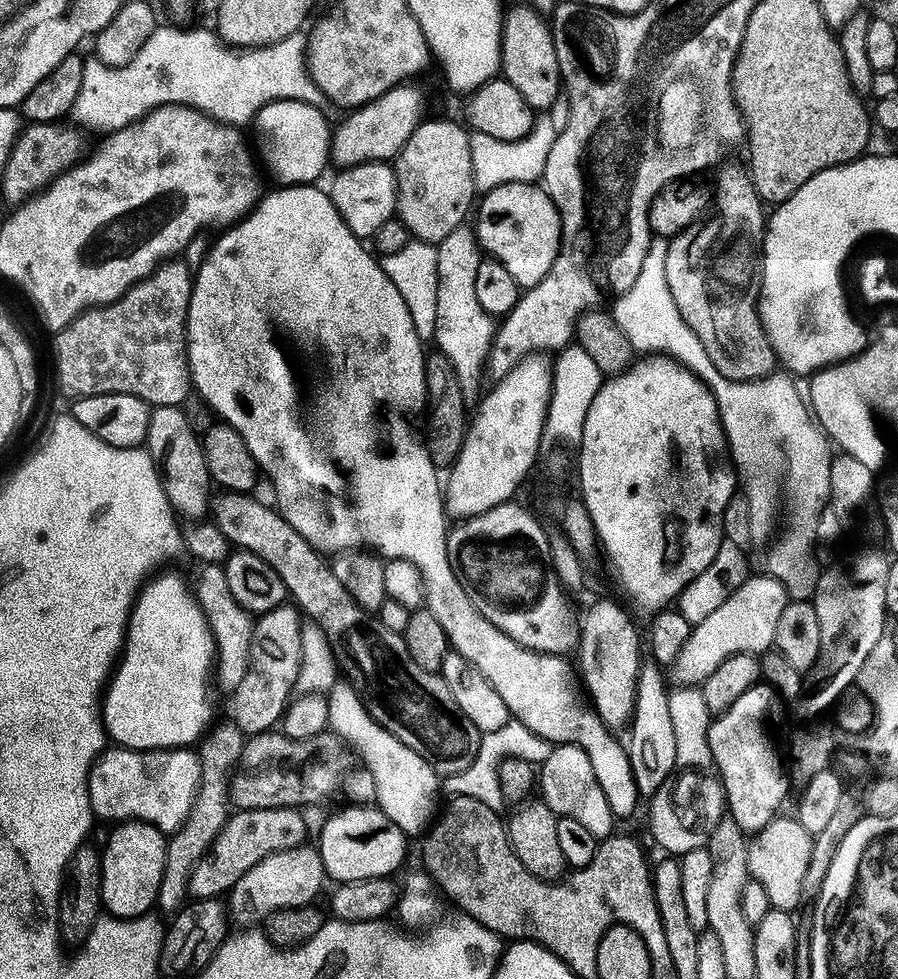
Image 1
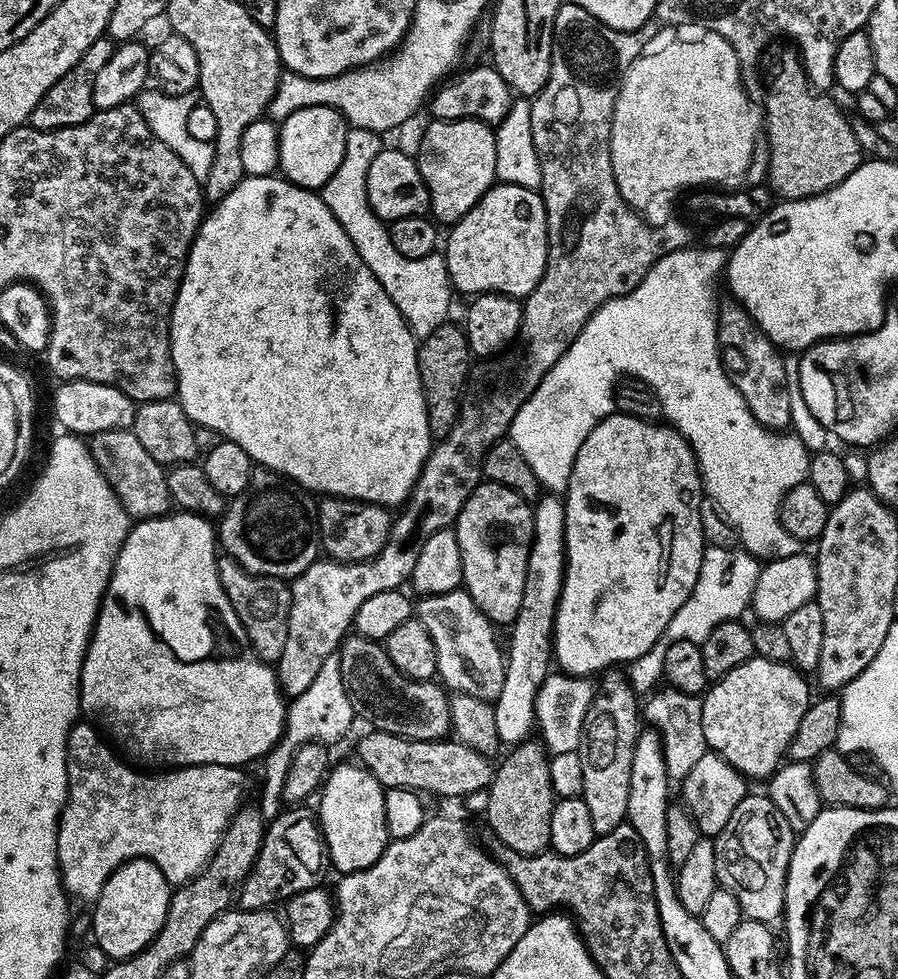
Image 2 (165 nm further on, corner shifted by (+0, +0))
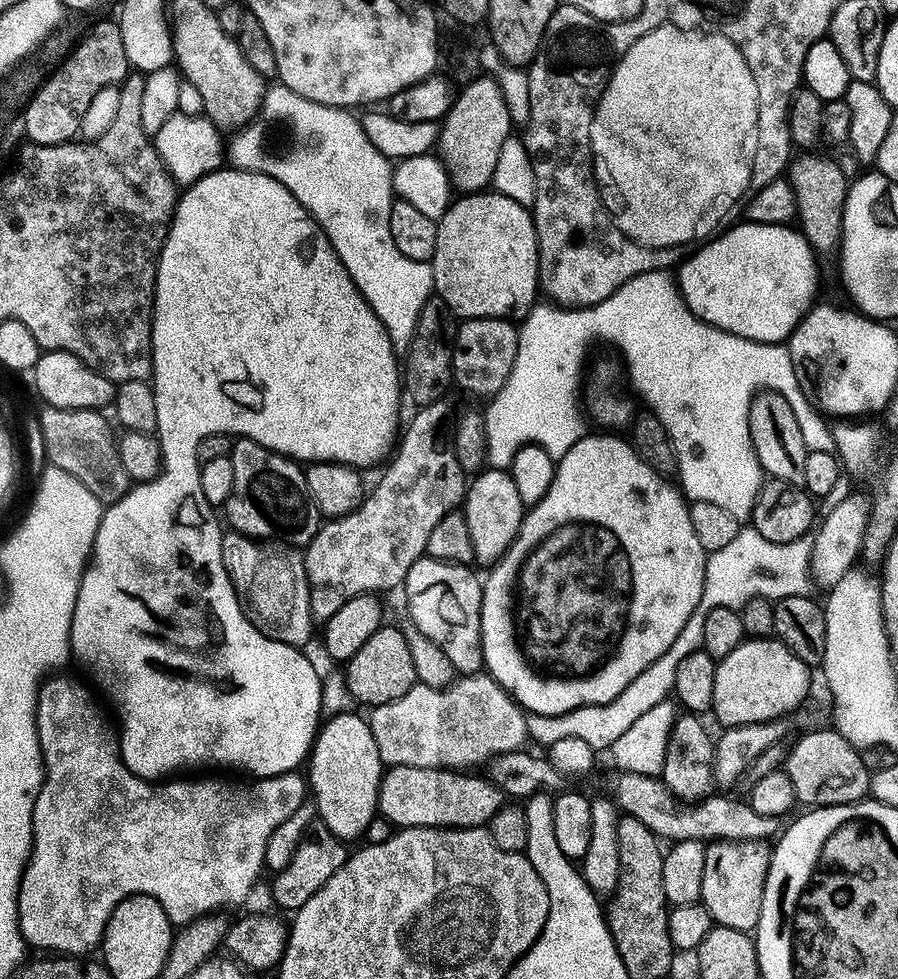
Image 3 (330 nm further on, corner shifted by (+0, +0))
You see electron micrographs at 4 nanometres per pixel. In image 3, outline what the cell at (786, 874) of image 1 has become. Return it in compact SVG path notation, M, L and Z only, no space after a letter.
M713 840L706 847L699 903L706 906L713 925L751 933L762 914L762 894L770 870L772 848L766 840Z

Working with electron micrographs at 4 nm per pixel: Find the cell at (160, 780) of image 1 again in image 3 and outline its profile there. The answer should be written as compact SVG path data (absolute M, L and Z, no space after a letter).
M56 674L45 679L40 686L40 697L36 700L36 729L40 753L44 755L44 781L38 790L38 798L34 802L32 815L32 852L28 856L28 865L20 879L20 893L18 894L18 922L20 933L24 935L25 945L45 948L48 954L63 954L68 958L80 958L91 948L101 947L106 922L110 914L114 914L114 906L131 896L149 896L157 900L166 910L168 919L173 925L183 926L219 913L220 908L236 908L252 892L260 872L264 868L266 841L278 826L278 822L286 822L298 806L306 803L306 780L299 771L283 772L277 776L266 776L253 779L252 784L231 784L228 780L184 780L188 778L172 778L167 782L152 782L135 776L124 765L120 756L120 738L113 721L100 713L96 700L76 680L68 676Z

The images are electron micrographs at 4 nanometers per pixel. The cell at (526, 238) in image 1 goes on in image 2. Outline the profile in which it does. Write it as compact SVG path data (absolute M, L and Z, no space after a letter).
M493 183L484 197L458 223L451 225L448 245L442 248L442 255L448 261L451 285L467 294L495 290L505 292L508 296L527 298L542 278L548 261L548 215L544 209L545 203L535 188Z

